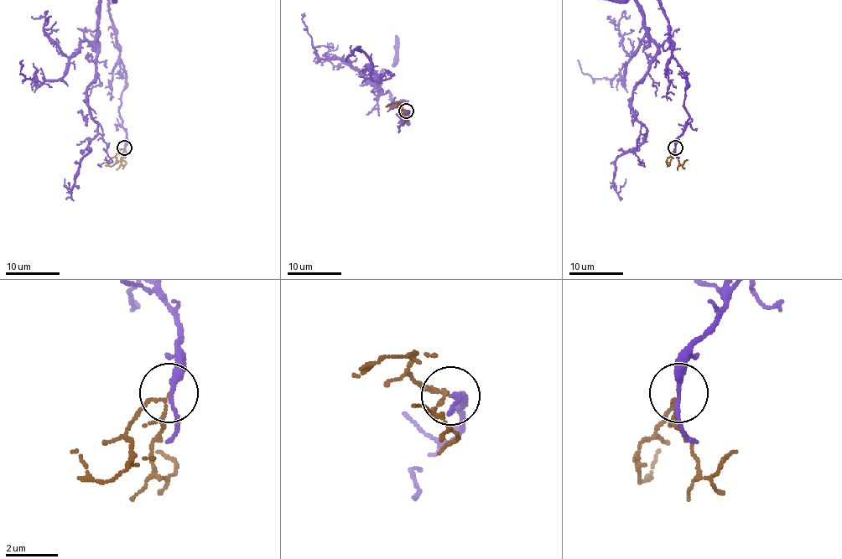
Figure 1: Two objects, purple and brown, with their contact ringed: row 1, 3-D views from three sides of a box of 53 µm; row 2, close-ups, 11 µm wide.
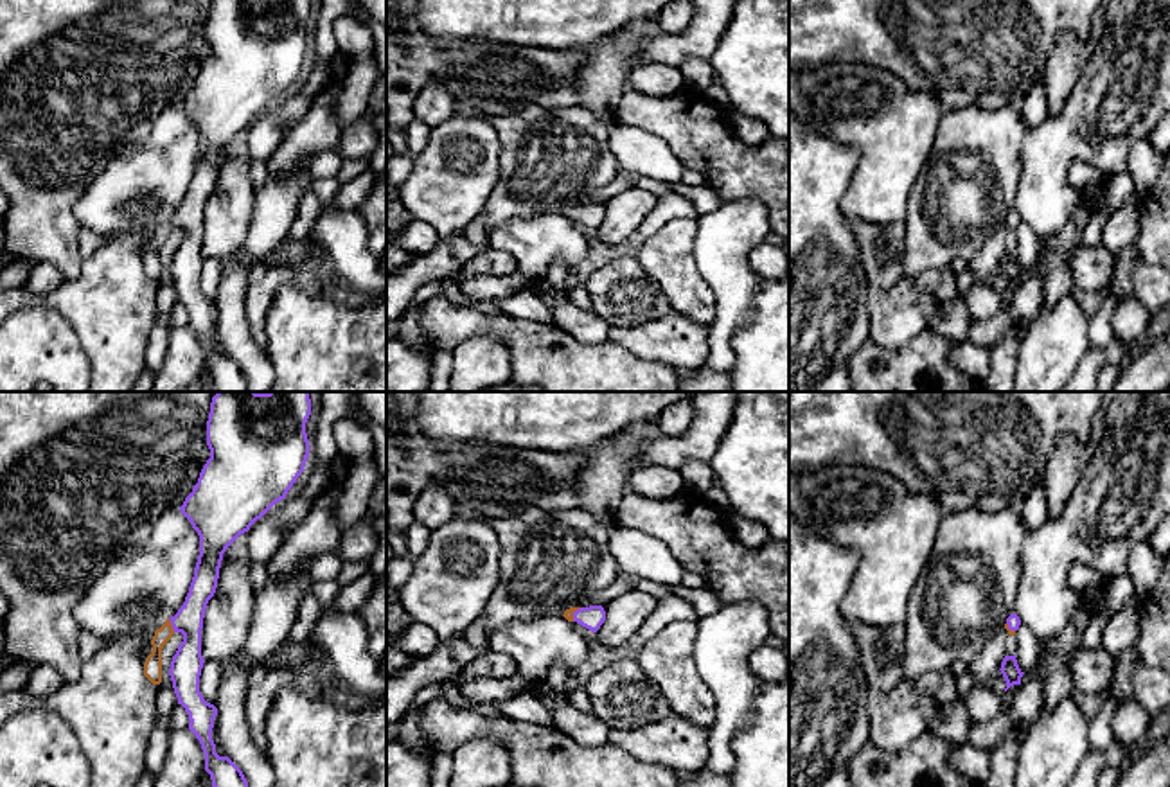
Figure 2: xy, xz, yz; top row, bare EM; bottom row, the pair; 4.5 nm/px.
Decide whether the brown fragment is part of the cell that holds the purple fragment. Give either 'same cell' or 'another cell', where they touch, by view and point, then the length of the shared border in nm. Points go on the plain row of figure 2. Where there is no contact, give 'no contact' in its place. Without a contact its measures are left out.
same cell | xy (171, 221) | 70 nm

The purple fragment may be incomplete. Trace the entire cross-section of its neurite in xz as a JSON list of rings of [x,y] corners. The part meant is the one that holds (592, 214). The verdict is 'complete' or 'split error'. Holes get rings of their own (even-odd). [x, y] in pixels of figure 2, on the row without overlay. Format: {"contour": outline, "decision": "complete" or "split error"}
{"contour": [[[602,203],[570,205],[563,214],[568,219],[577,219],[591,230],[597,230],[606,217],[606,208]]], "decision": "split error"}

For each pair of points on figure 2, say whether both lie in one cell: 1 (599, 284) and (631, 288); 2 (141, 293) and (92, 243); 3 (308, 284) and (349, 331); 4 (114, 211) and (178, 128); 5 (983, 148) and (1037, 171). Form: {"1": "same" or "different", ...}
{"1": "same", "2": "different", "3": "different", "4": "same", "5": "different"}

